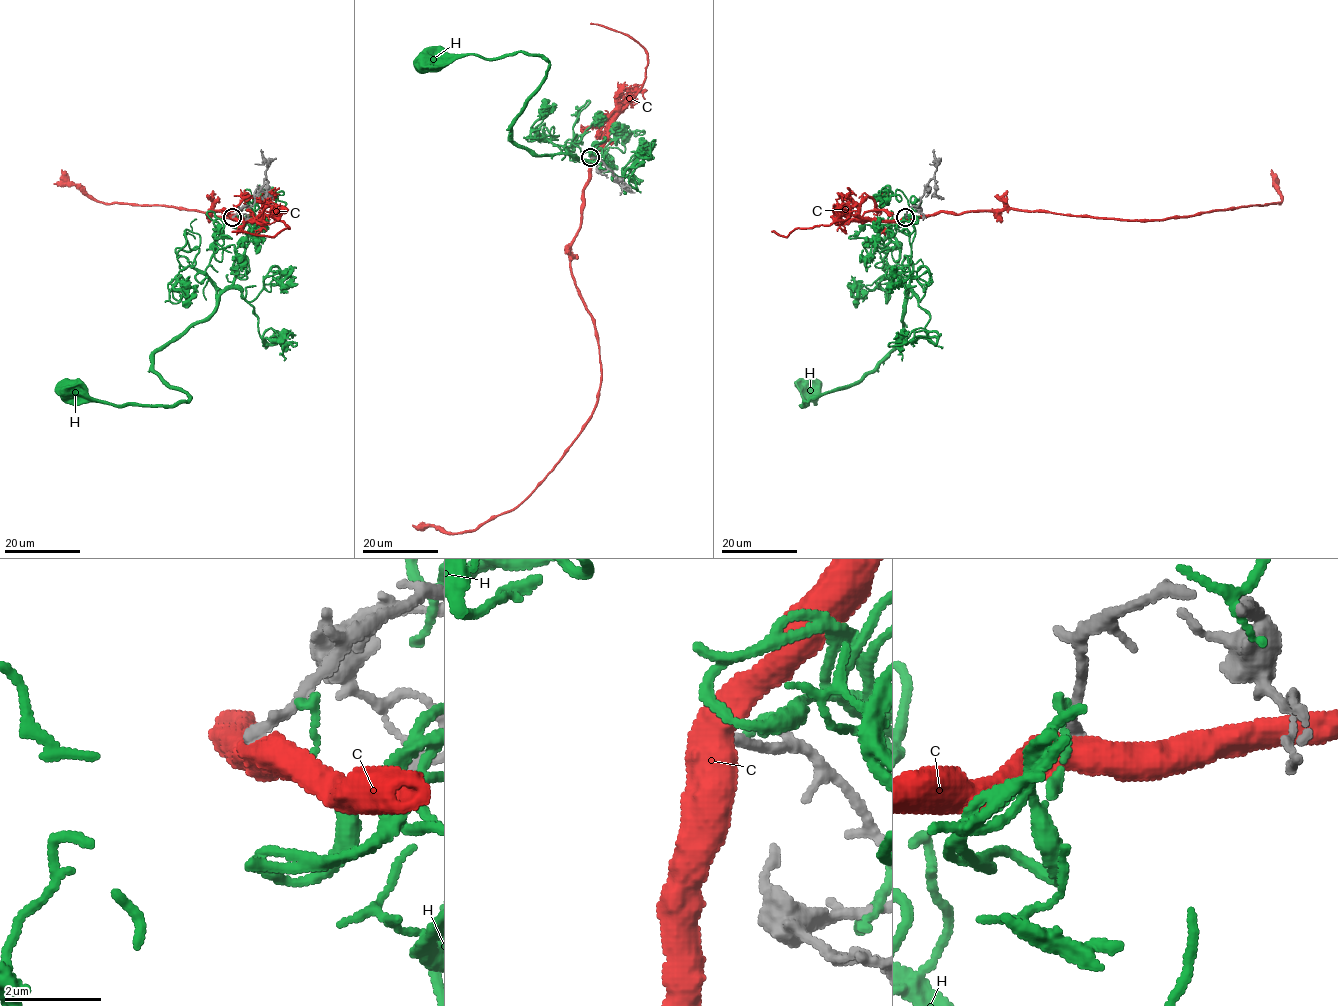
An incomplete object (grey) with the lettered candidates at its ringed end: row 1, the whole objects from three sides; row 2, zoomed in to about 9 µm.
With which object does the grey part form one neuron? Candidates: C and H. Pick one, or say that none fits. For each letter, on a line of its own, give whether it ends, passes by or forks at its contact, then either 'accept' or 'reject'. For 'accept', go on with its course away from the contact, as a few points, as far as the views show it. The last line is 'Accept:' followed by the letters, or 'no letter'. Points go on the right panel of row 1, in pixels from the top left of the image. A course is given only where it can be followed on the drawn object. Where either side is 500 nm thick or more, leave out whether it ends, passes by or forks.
C: reject
H: it ends; reject
Accept: no letter

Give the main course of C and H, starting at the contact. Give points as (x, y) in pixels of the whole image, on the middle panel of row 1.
C: (591, 157), (570, 272), (599, 349), (601, 387), (592, 416), (544, 480), (509, 510), (455, 532), (420, 523)
H: (595, 157), (608, 148), (594, 164), (512, 140), (544, 76), (540, 56), (425, 64)

